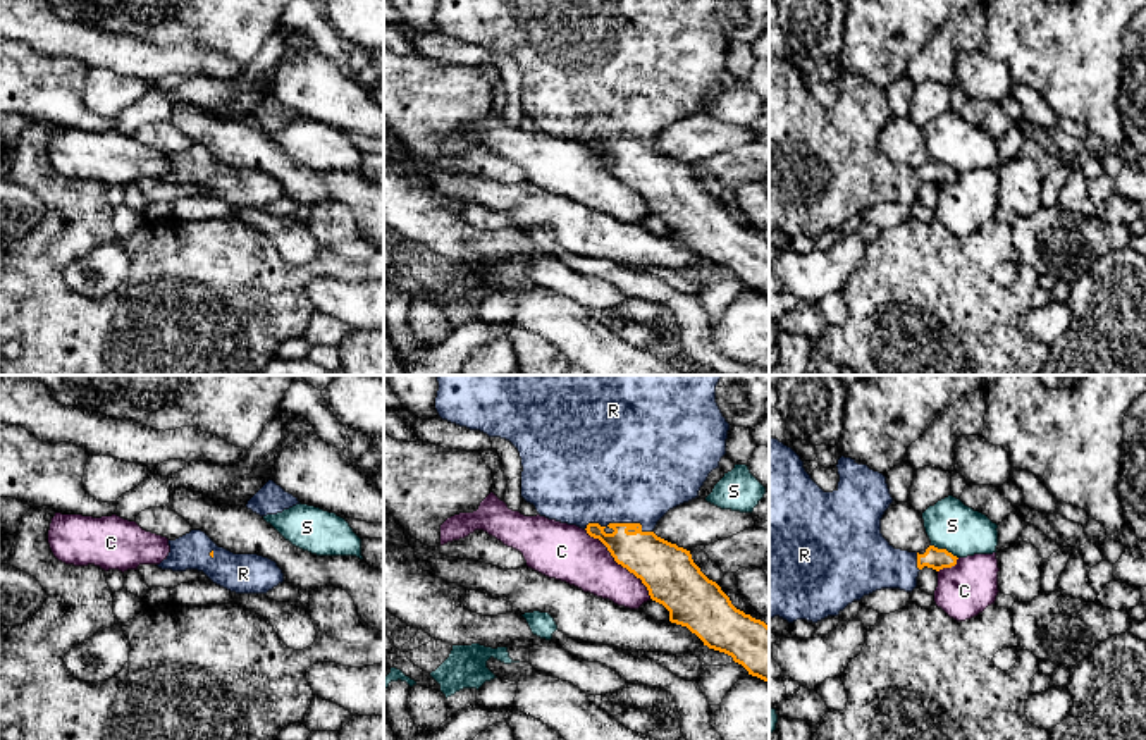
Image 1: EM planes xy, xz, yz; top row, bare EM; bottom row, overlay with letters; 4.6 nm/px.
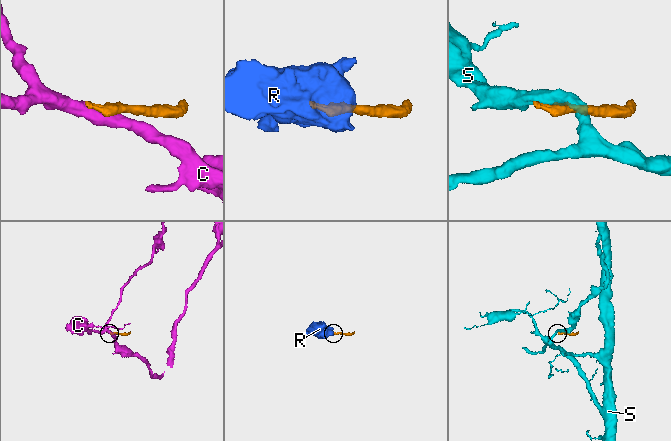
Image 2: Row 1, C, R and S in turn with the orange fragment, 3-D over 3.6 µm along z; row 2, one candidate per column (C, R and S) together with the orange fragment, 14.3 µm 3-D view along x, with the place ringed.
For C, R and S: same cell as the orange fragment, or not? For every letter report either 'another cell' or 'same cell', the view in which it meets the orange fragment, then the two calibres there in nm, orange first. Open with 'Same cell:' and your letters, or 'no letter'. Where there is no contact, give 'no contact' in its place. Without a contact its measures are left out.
Same cell: R
C: another cell; meets orange in xz; 260 nm thick on the orange side, 260 nm on the other
R: same cell; meets orange in xz; 220 nm thick on the orange side, 500 nm on the other
S: another cell; meets orange in yz; 100 nm thick on the orange side, 240 nm on the other

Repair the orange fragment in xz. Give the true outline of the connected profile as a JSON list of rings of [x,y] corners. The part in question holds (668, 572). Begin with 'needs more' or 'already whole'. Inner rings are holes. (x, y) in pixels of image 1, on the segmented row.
needs more; [[[437,375],[439,391],[435,410],[442,420],[480,430],[489,437],[509,441],[521,458],[521,497],[533,504],[540,516],[583,528],[590,537],[599,539],[614,561],[633,573],[647,587],[652,601],[662,604],[669,611],[669,621],[687,626],[709,649],[724,652],[742,664],[749,675],[769,683],[769,626],[736,609],[721,587],[709,580],[693,563],[690,551],[678,547],[654,533],[657,521],[673,508],[699,497],[699,490],[709,473],[719,468],[721,458],[726,454],[726,439],[730,423],[723,416],[716,403],[716,385],[721,375]]]

